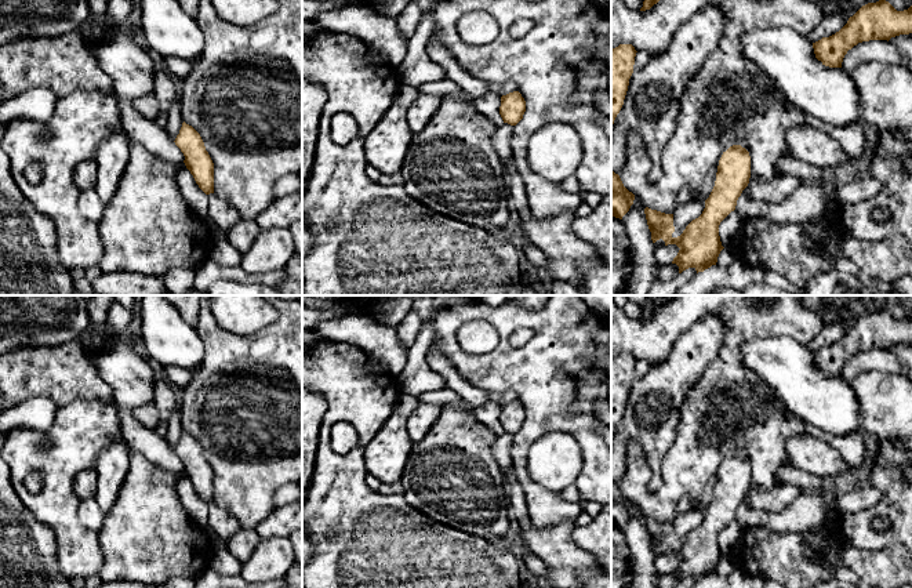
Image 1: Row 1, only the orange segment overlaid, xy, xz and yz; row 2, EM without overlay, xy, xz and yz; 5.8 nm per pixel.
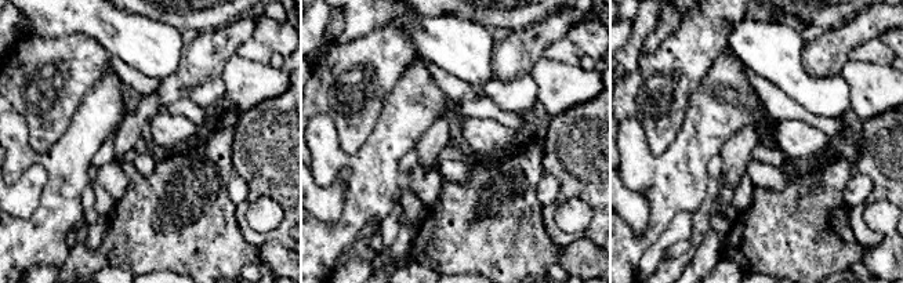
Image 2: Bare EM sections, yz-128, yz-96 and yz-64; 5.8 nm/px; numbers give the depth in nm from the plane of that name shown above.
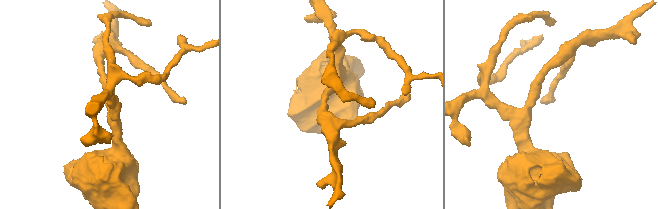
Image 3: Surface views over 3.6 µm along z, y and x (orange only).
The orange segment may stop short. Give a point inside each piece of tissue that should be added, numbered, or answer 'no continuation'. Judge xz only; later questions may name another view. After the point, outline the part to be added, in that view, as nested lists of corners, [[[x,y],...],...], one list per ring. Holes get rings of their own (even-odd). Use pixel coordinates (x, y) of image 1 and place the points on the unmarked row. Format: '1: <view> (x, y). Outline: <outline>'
no continuation

